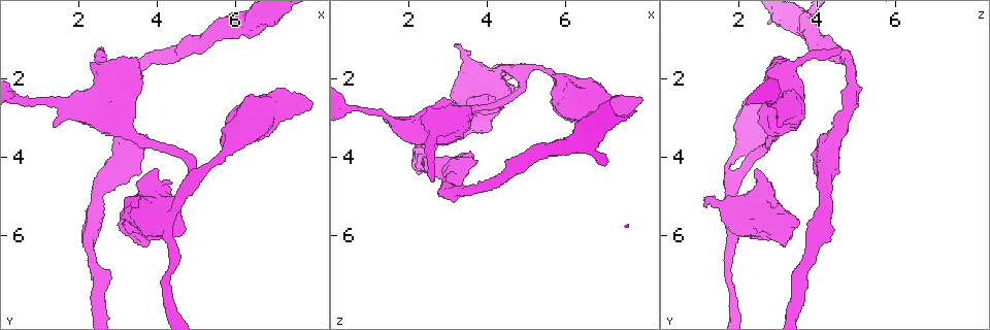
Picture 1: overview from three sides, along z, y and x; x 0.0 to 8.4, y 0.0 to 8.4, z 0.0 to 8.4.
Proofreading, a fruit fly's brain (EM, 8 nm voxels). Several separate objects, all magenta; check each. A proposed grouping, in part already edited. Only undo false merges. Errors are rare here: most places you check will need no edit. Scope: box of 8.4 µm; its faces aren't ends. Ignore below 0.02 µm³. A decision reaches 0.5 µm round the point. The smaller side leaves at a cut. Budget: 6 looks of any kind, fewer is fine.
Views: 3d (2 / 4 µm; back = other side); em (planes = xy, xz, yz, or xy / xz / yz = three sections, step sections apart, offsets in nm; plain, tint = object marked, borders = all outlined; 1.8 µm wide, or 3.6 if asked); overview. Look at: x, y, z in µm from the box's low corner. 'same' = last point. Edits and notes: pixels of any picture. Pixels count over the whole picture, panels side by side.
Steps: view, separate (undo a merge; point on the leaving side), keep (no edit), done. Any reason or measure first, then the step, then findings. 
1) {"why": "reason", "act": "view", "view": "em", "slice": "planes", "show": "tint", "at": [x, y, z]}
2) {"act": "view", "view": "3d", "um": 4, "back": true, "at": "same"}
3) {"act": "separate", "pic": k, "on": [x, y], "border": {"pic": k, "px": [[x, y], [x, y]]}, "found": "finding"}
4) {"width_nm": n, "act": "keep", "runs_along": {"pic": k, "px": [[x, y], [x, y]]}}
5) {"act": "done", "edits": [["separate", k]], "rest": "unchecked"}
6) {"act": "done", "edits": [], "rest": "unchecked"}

{"why": "two arms in line, one across", "act": "view", "view": "3d", "um": 2, "at": [4.90, 4.60, 1.85]}

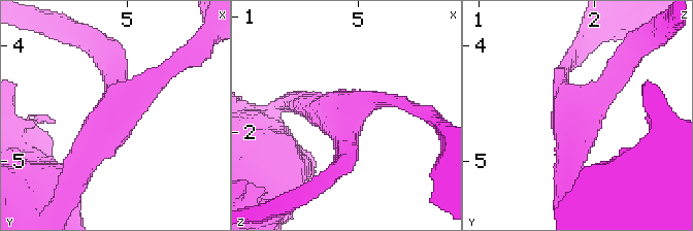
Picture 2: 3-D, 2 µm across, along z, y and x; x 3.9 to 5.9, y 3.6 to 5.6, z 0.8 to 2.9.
{"arms": 3, "why": "need the tissue", "act": "view", "view": "em", "slice": "planes", "show": "tint", "at": [4.86, 4.62, 1.86]}

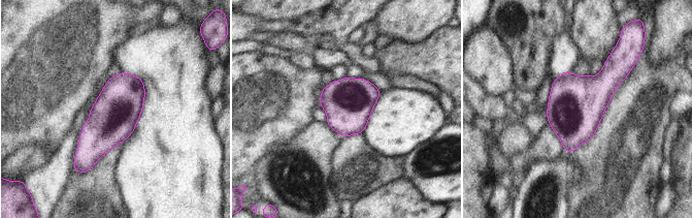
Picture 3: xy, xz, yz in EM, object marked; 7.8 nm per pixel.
{"act": "keep", "found": "one neuron here"}

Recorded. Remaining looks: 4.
{"why": "sharp bend", "act": "view", "view": "3d", "um": 4, "back": true, "at": [3.75, 5.65, 2.90]}

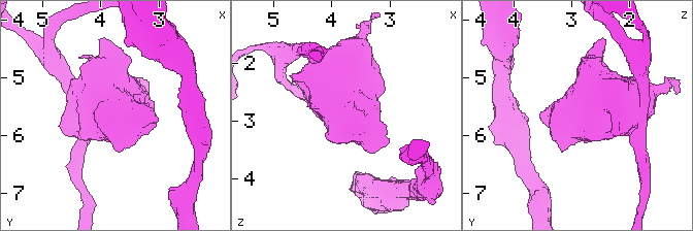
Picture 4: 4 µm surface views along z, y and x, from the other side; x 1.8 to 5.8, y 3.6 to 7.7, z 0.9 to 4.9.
{"act": "view", "view": "em", "um": 3.6, "slice": "planes", "show": "tint", "at": [3.75, 5.65, 2.90]}

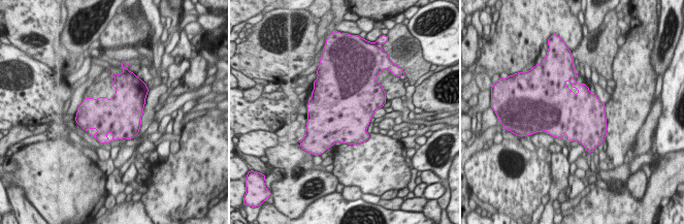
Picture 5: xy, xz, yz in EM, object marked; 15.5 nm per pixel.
{"act": "keep", "found": "one neuron here"}

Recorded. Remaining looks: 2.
{"act": "view", "view": "em", "slice": "planes", "show": "tint", "at": [0.75, 2.60, 2.80]}

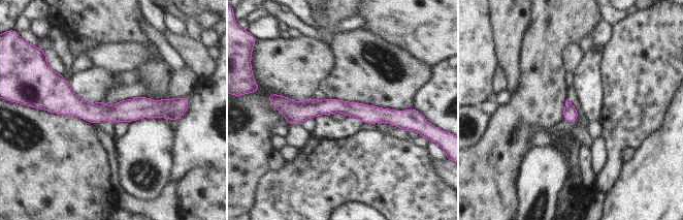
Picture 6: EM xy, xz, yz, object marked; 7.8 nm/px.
{"act": "keep", "runs_along": {"pic": 6, "px": [[50, 105], [173, 116]]}, "found": "all the same neuron"}

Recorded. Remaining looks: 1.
{"act": "done", "edits": [], "rest": "unchecked"}

